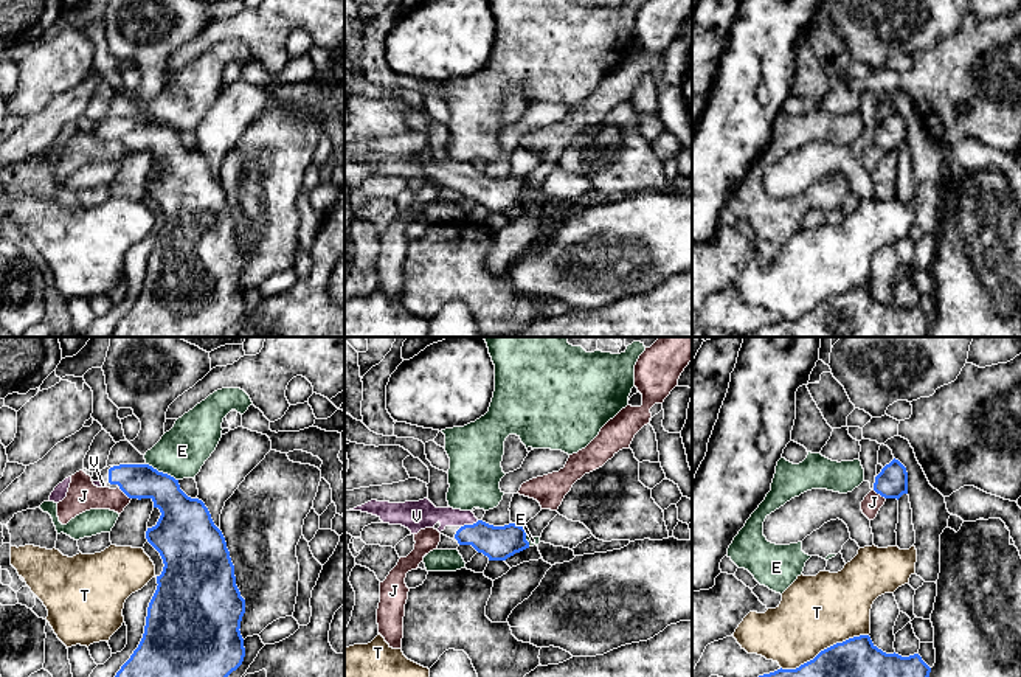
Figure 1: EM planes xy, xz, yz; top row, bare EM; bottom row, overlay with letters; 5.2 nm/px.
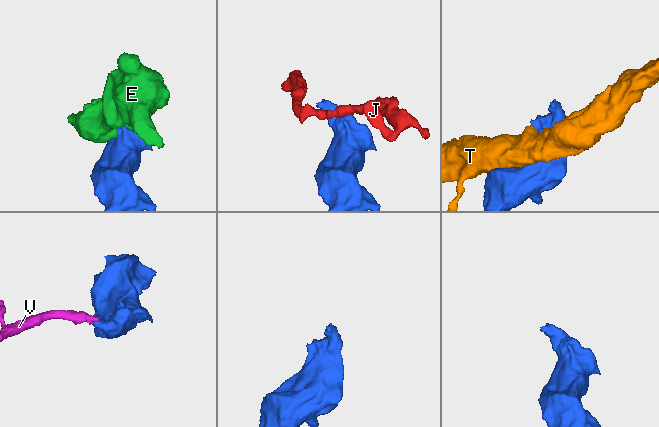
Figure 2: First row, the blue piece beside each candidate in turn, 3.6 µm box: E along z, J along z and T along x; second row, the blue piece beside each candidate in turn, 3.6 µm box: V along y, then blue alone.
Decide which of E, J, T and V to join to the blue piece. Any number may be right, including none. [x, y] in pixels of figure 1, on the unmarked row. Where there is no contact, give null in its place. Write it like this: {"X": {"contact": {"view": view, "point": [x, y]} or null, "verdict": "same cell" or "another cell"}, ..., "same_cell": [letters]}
{"E": {"contact": {"view": "xy", "point": [162, 124]}, "verdict": "another cell"}, "J": {"contact": {"view": "xy", "point": [124, 145]}, "verdict": "another cell"}, "T": {"contact": {"view": "yz", "point": [824, 302]}, "verdict": "another cell"}, "V": {"contact": {"view": "xz", "point": [469, 177]}, "verdict": "same cell"}, "same_cell": ["V"]}

